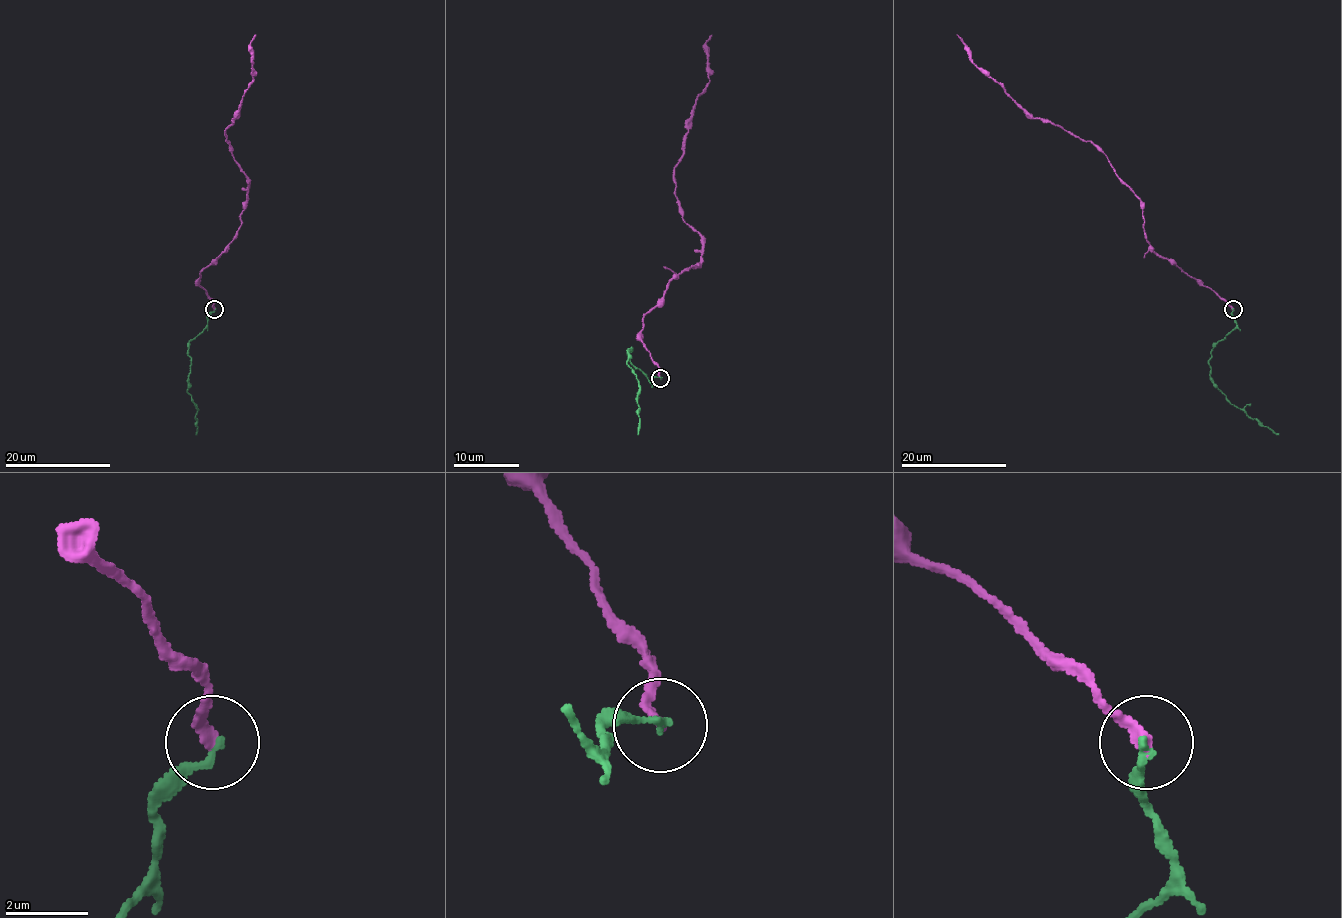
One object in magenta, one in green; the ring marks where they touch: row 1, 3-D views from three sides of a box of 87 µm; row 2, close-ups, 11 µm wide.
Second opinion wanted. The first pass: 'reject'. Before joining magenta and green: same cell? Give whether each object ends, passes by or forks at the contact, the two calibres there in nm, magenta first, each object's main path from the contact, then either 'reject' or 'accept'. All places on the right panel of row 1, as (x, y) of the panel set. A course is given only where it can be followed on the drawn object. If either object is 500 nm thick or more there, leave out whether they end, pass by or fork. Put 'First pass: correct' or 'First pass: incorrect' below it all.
magenta ends | green ends | 240/200 nm | magenta via (1233, 309), (1158, 255), (1146, 240), (1143, 203), (1106, 155), (1025, 112), (972, 61), (956, 35) | green via (1233, 309), (1236, 326), (1212, 350), (1211, 381), (1232, 404), (1278, 435) | reject
First pass: correct

